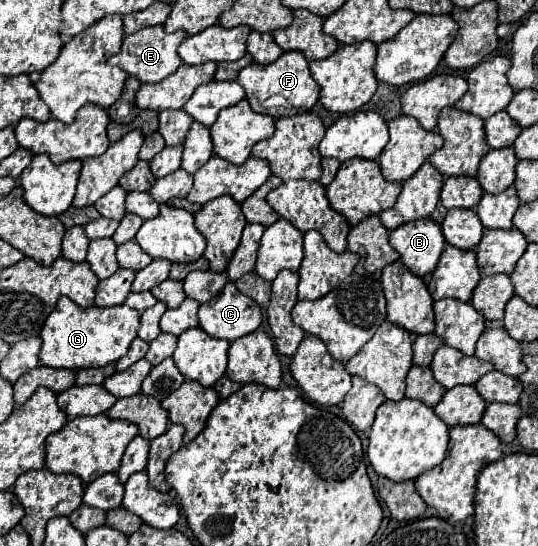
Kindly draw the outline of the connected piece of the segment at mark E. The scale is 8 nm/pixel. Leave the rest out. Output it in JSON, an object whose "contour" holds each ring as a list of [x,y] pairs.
{"contour":[[[155,25],[155,27],[145,27],[139,29],[133,35],[127,35],[123,39],[121,51],[113,57],[109,57],[111,65],[121,67],[125,73],[137,77],[141,83],[157,83],[165,77],[169,77],[173,71],[177,71],[177,67],[181,65],[181,59],[177,57],[177,47],[179,43],[187,37],[185,31],[175,31],[175,33],[167,33],[163,29],[163,25]]]}

